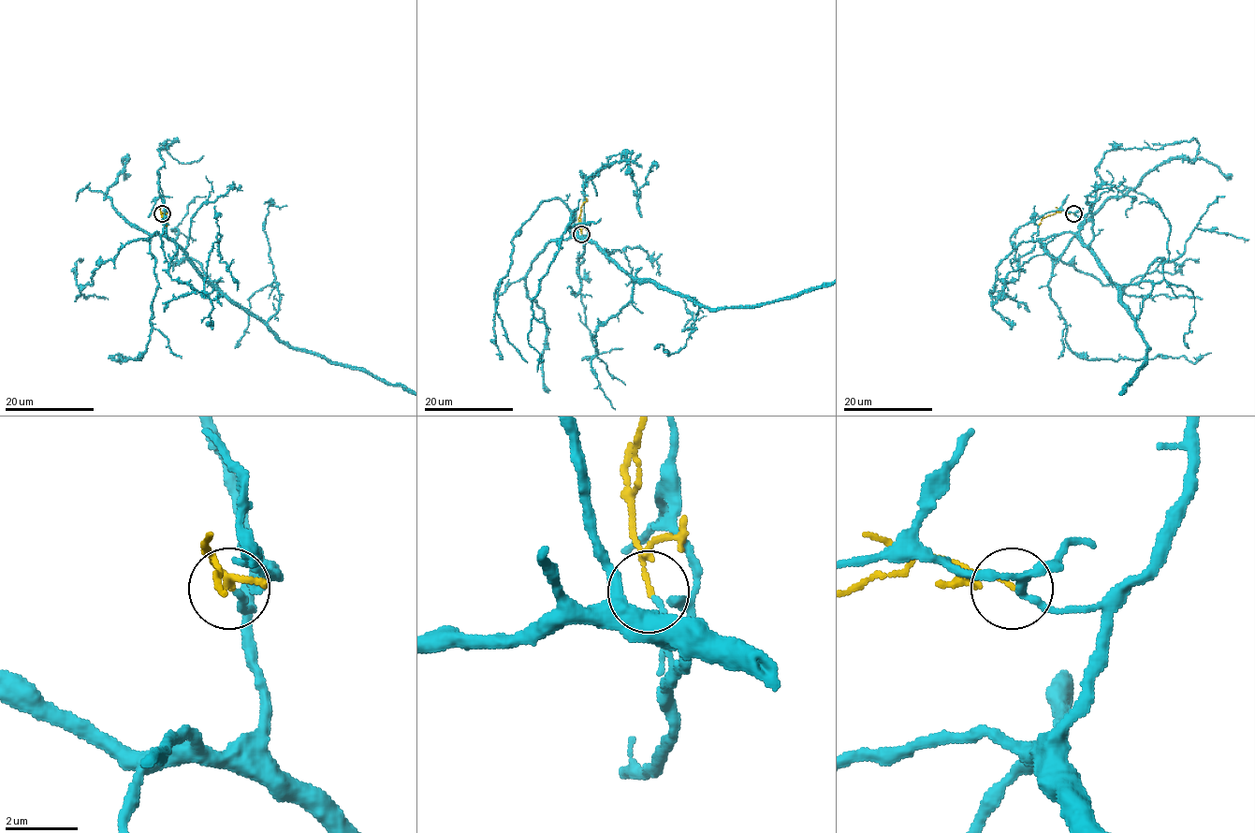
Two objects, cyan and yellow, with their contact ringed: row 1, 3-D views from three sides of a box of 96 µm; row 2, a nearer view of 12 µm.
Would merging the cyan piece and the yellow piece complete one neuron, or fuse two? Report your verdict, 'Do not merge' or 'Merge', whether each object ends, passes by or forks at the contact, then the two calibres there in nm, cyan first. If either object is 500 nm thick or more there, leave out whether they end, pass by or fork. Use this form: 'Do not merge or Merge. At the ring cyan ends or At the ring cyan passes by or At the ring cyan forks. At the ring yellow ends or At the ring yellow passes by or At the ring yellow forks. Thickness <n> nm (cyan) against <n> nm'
Merge. At the ring cyan passes by. At the ring yellow ends. Thickness 180 nm (cyan) against 120 nm

